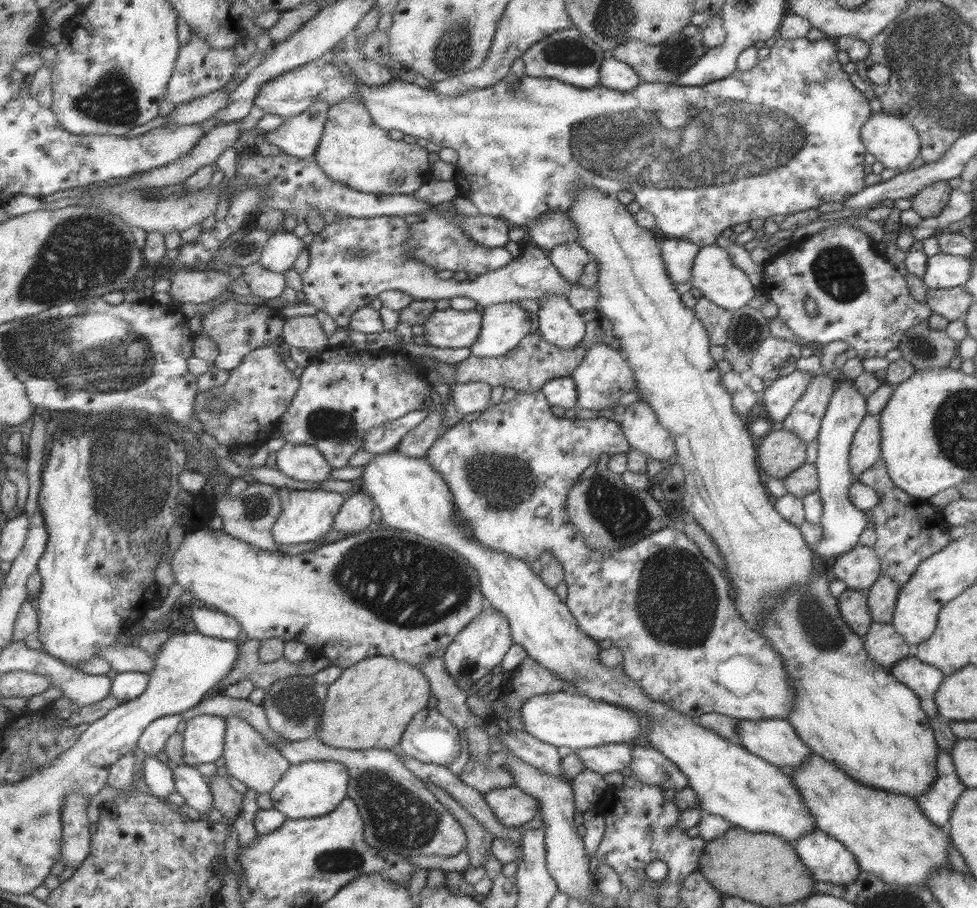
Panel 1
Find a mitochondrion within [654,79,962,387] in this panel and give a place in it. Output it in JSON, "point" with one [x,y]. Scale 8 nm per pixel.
{"point":[835,271]}

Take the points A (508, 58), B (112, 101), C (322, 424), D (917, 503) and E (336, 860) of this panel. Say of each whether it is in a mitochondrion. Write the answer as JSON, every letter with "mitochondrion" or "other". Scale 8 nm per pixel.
{"A":"other","B":"mitochondrion","C":"mitochondrion","D":"other","E":"mitochondrion"}

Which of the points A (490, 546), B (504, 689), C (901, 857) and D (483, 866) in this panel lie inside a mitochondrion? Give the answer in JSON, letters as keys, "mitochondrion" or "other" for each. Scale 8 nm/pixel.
{"A":"other","B":"other","C":"other","D":"other"}

